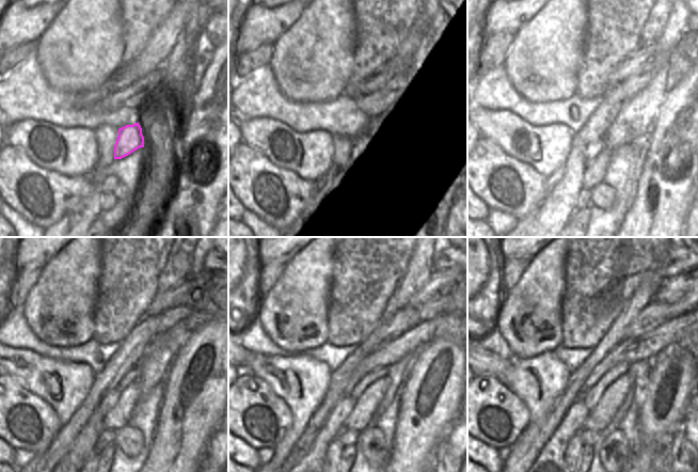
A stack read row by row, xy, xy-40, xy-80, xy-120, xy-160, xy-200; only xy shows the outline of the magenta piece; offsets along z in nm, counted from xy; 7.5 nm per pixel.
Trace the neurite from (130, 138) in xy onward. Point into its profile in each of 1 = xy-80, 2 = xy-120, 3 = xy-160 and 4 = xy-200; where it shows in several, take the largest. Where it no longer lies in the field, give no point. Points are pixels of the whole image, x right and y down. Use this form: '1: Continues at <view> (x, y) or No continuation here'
1: Continues at xy-80 (591, 151)
2: Continues at xy-120 (111, 396)
3: Continues at xy-160 (334, 423)
4: Continues at xy-200 (553, 453)

